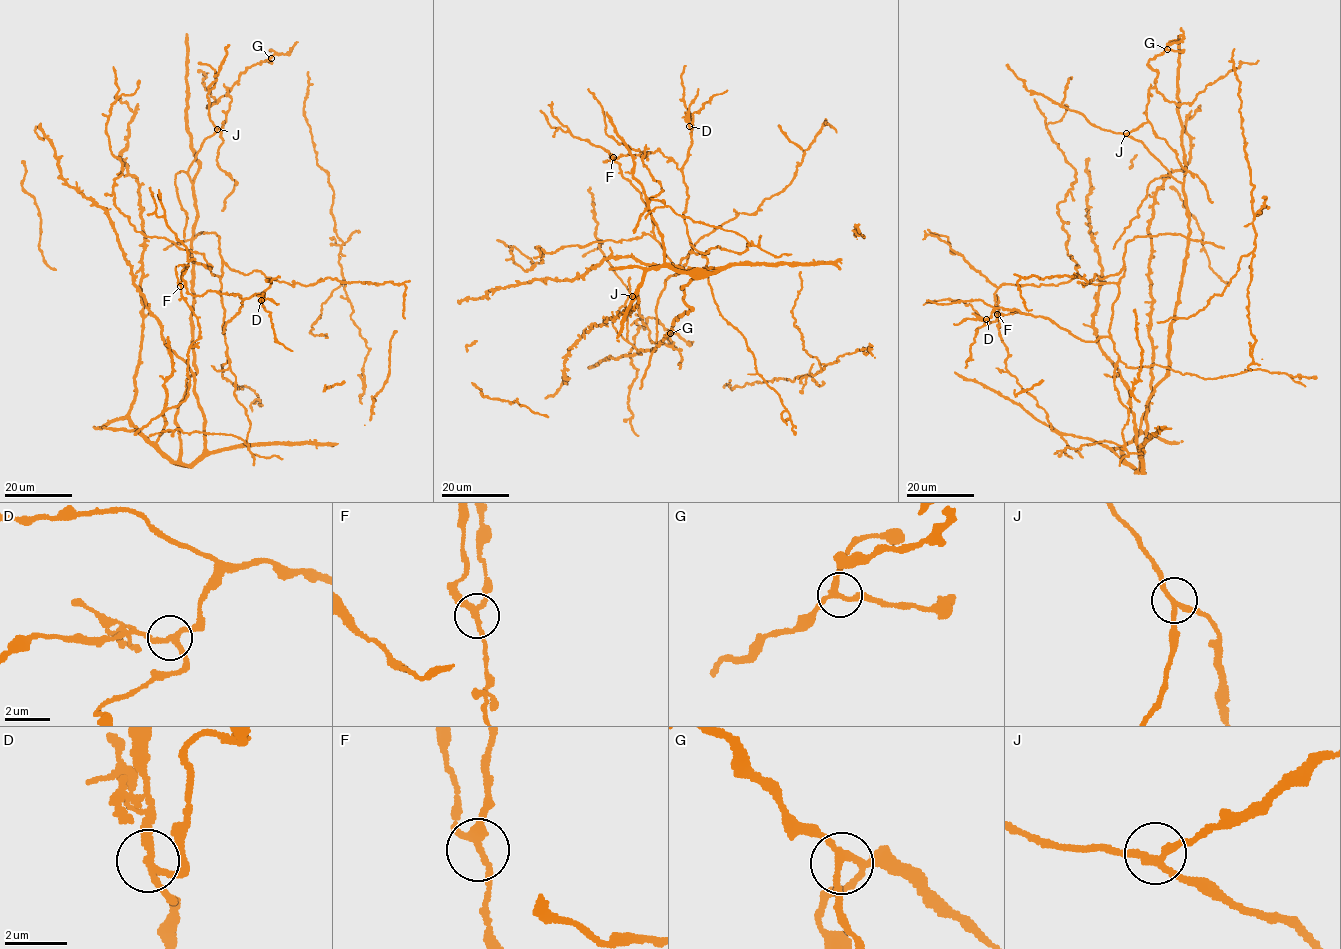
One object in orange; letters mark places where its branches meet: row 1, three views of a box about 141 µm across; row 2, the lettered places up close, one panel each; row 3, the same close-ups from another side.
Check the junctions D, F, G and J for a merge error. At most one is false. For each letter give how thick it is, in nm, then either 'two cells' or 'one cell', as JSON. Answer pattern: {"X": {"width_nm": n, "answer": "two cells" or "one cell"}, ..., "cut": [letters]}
{"D": {"width_nm": 200, "answer": "two cells"}, "F": {"width_nm": 220, "answer": "one cell"}, "G": {"width_nm": 200, "answer": "one cell"}, "J": {"width_nm": 200, "answer": "one cell"}, "cut": ["D"]}

